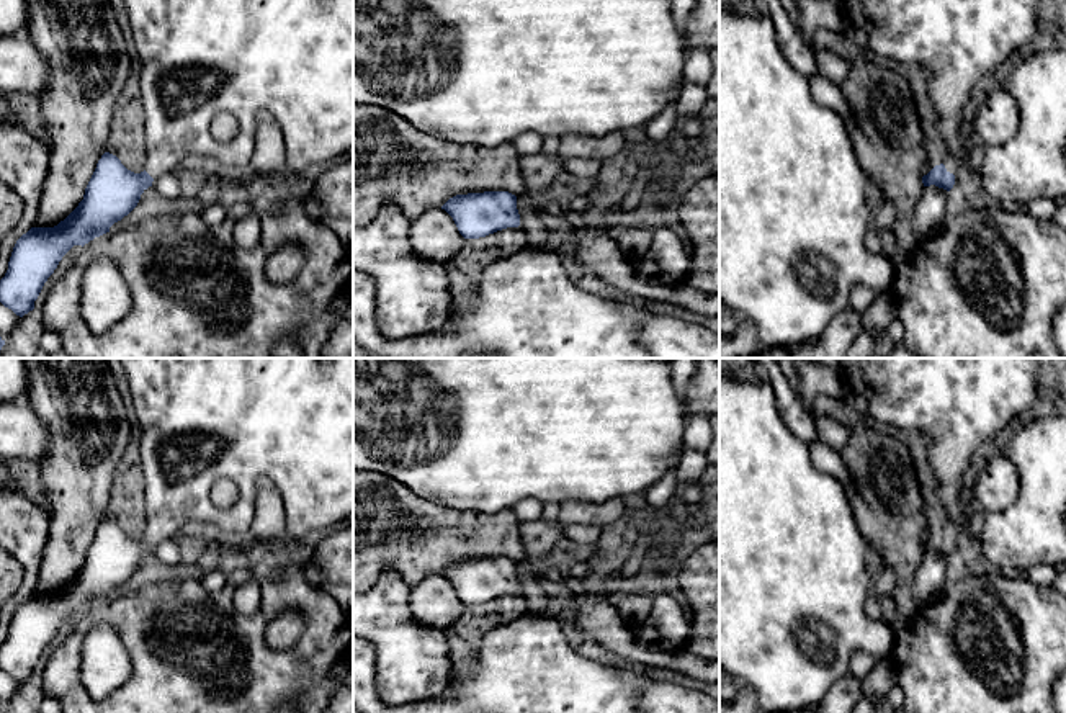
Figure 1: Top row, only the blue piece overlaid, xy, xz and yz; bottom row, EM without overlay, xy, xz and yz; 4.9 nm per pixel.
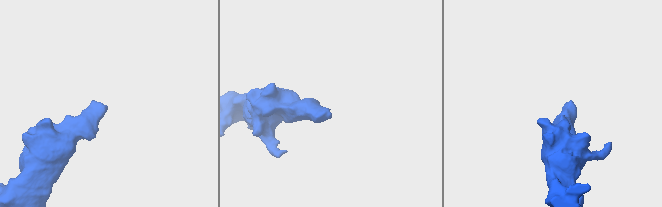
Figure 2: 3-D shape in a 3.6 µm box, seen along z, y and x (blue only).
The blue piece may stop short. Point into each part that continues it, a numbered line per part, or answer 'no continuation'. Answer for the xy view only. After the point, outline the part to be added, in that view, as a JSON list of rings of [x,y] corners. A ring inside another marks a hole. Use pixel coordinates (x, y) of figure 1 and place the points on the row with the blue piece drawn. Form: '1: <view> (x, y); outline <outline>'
1: xy (291, 61); outline [[[123,0],[123,2],[126,5],[129,26],[132,31],[132,41],[134,41],[134,47],[136,47],[136,54],[137,54],[137,61],[139,61],[139,67],[141,67],[141,98],[144,103],[144,116],[146,116],[144,131],[146,131],[146,137],[147,137],[147,162],[146,162],[144,170],[152,178],[172,173],[178,167],[178,164],[188,155],[213,157],[213,159],[219,160],[226,167],[226,170],[232,175],[247,173],[250,159],[255,150],[257,123],[262,114],[268,116],[275,123],[275,126],[281,131],[281,136],[284,137],[286,170],[291,175],[301,175],[311,165],[330,160],[330,159],[342,155],[342,154],[348,152],[350,149],[353,149],[353,0]],[[222,111],[231,113],[235,118],[237,128],[239,128],[235,136],[227,142],[217,141],[211,132],[211,123],[213,123],[214,116]]]

